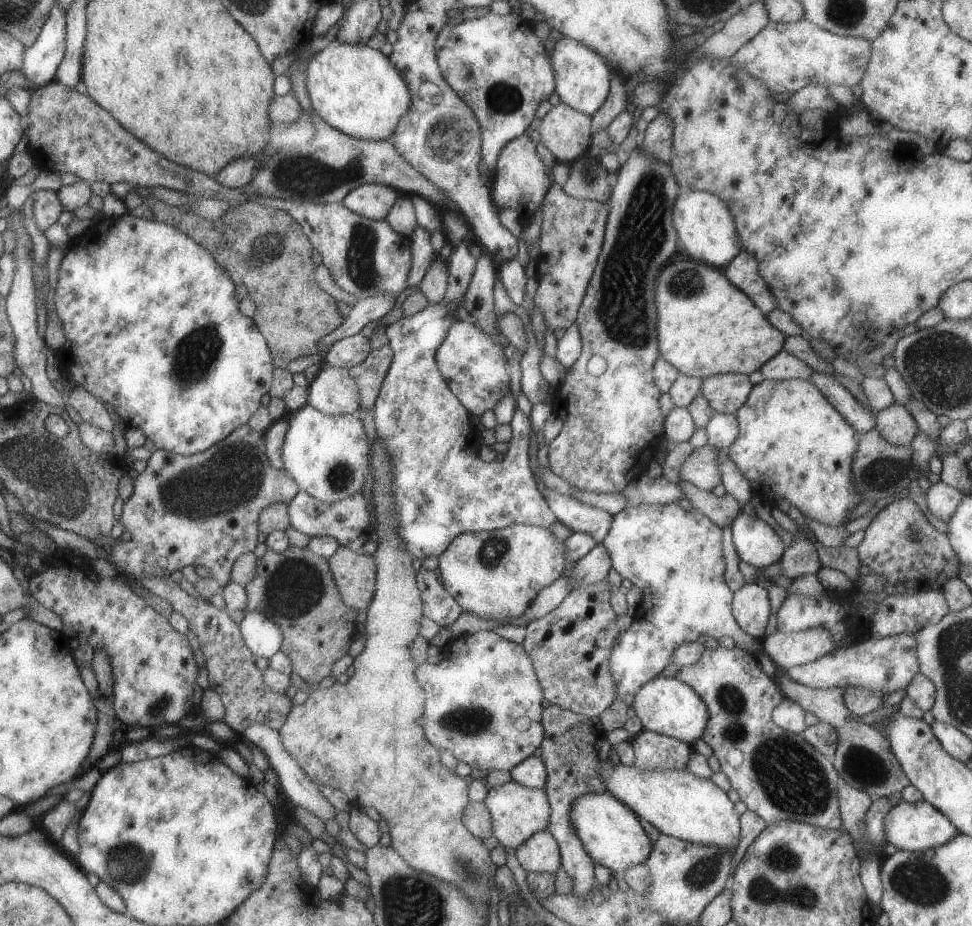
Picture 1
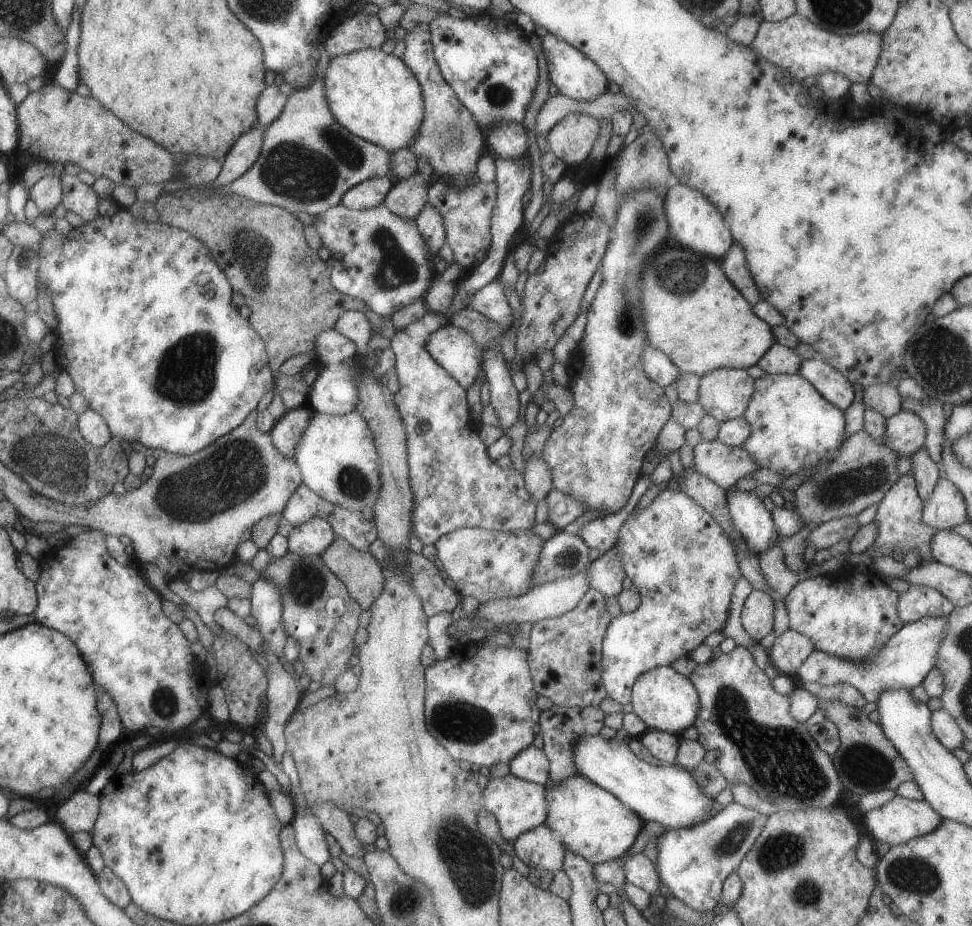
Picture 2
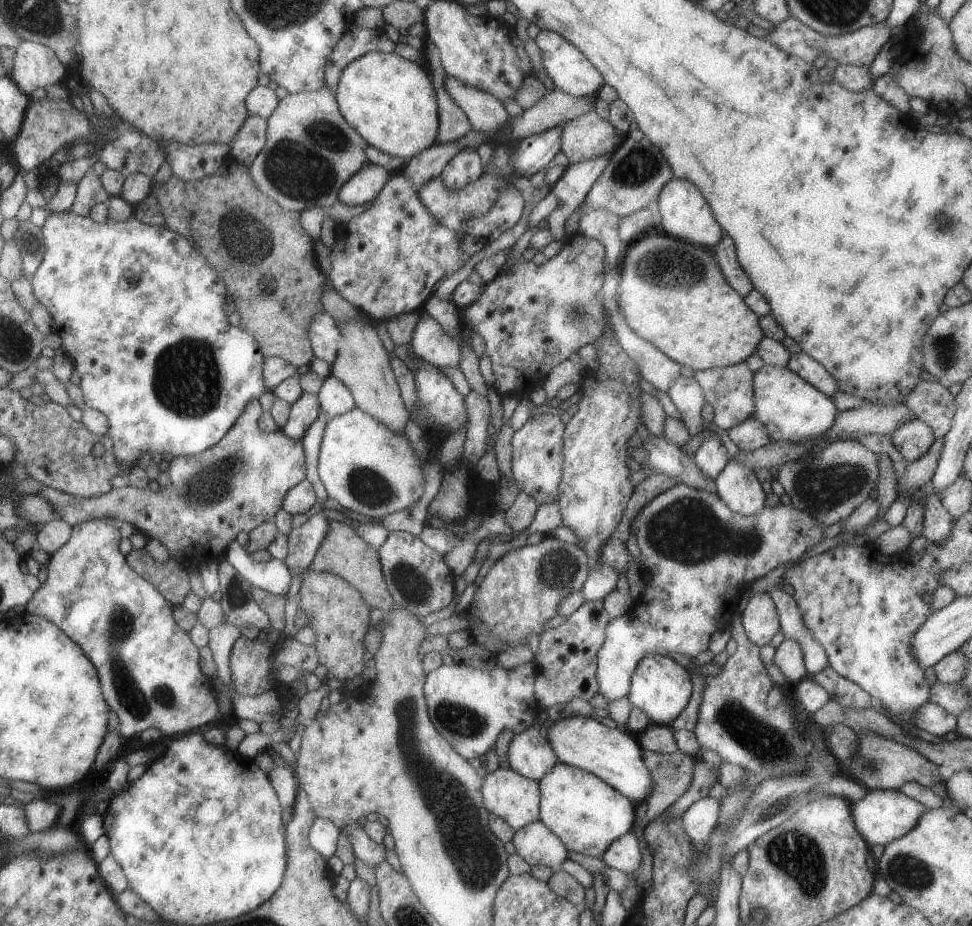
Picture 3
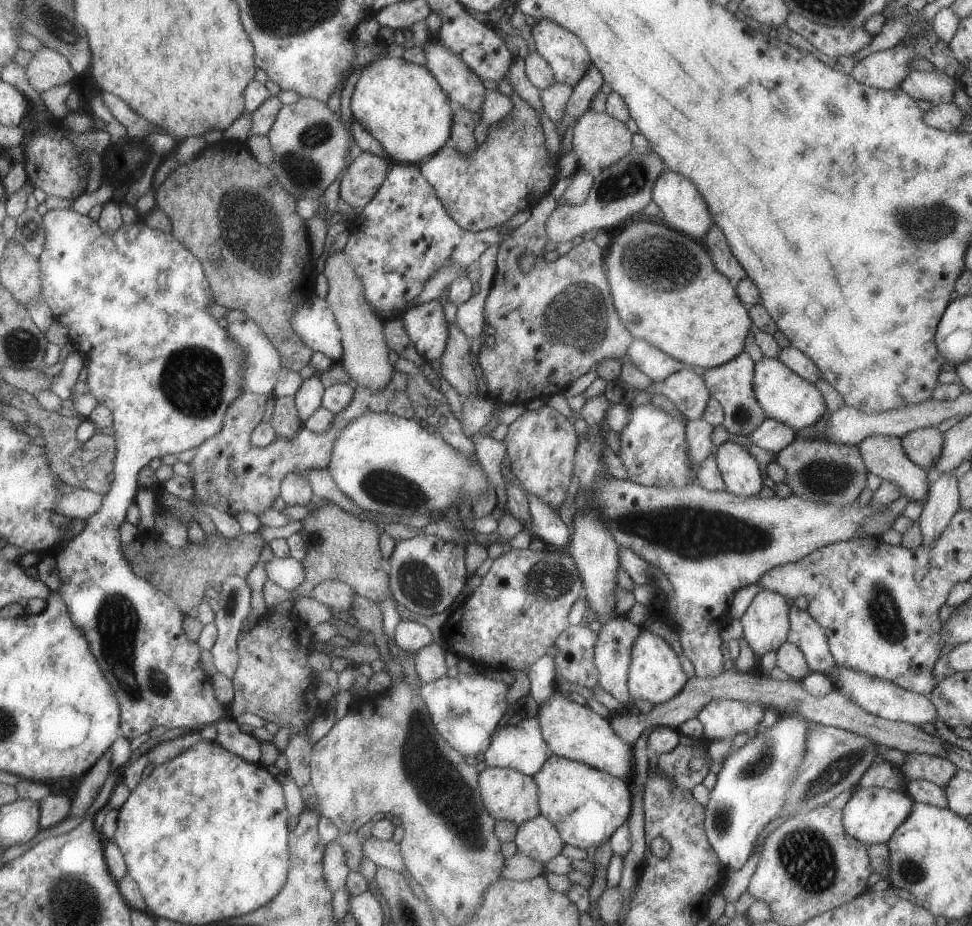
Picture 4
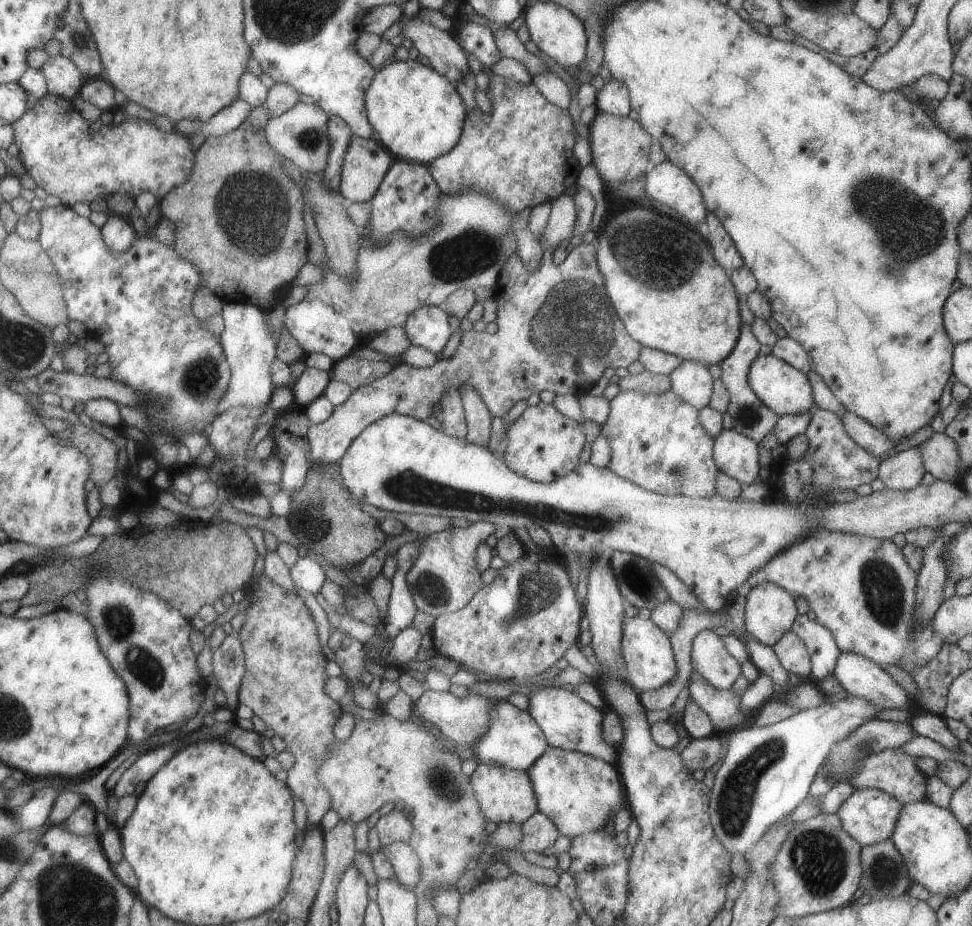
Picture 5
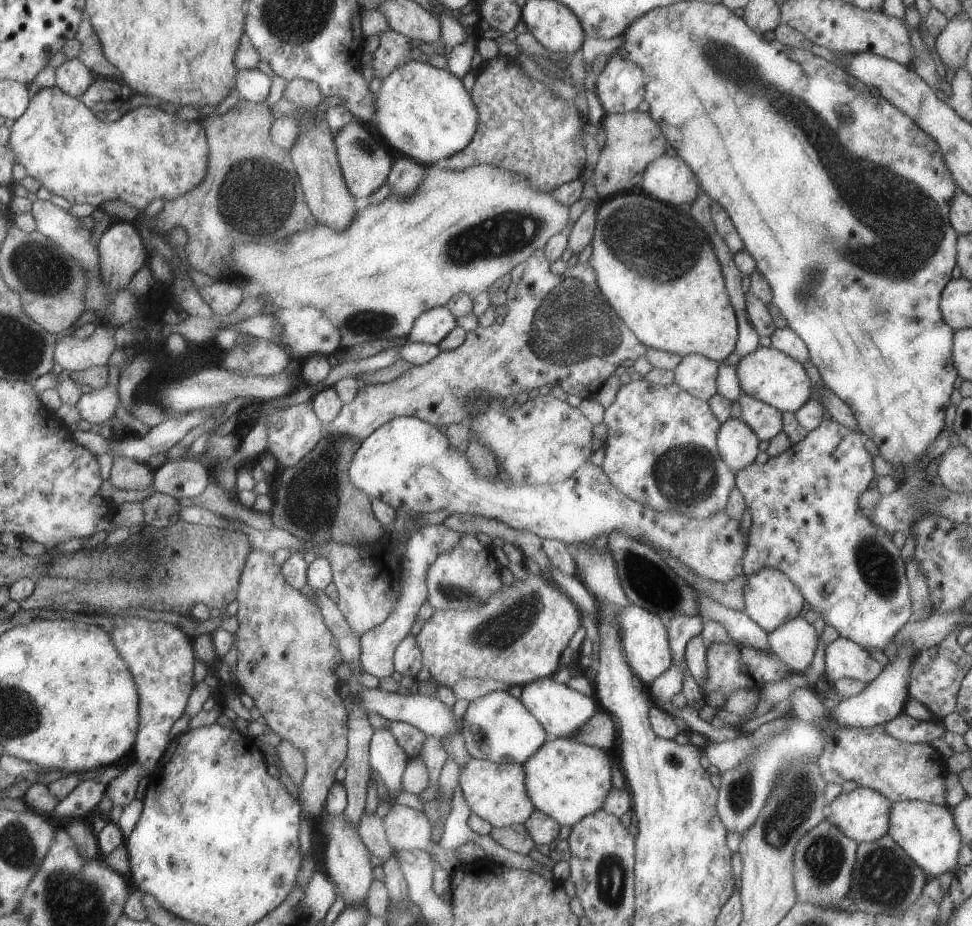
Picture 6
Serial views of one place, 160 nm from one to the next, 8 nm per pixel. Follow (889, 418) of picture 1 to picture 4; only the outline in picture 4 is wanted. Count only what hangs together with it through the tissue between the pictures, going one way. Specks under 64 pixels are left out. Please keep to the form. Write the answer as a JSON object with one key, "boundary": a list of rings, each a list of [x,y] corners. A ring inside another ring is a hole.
{"boundary":[[[923,427],[900,439],[907,458],[930,475],[943,446],[942,429]]]}

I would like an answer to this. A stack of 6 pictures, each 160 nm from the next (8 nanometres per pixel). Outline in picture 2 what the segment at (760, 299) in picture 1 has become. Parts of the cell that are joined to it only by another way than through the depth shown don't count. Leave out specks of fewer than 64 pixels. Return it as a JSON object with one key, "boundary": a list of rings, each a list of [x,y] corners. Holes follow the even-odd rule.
{"boundary":[[[733,242],[719,261],[725,276],[741,293],[741,296],[753,306],[761,298],[758,288],[746,269],[744,256],[743,247],[739,243]]]}

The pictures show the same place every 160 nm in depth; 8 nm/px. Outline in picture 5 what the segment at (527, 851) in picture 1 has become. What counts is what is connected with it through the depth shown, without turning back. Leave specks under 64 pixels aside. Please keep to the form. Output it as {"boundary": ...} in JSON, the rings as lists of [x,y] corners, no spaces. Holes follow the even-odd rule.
{"boundary":[[[538,810],[520,825],[522,837],[516,850],[522,853],[530,850],[539,853],[549,852],[555,839],[560,835],[549,817]]]}

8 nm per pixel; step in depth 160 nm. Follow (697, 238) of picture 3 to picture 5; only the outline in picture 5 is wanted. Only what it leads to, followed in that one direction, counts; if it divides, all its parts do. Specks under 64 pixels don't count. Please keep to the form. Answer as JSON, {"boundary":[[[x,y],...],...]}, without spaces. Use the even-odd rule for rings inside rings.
{"boundary":[[[665,160],[652,165],[643,177],[648,199],[666,204],[683,218],[683,222],[695,224],[704,220],[707,208],[699,188],[675,164]]]}

